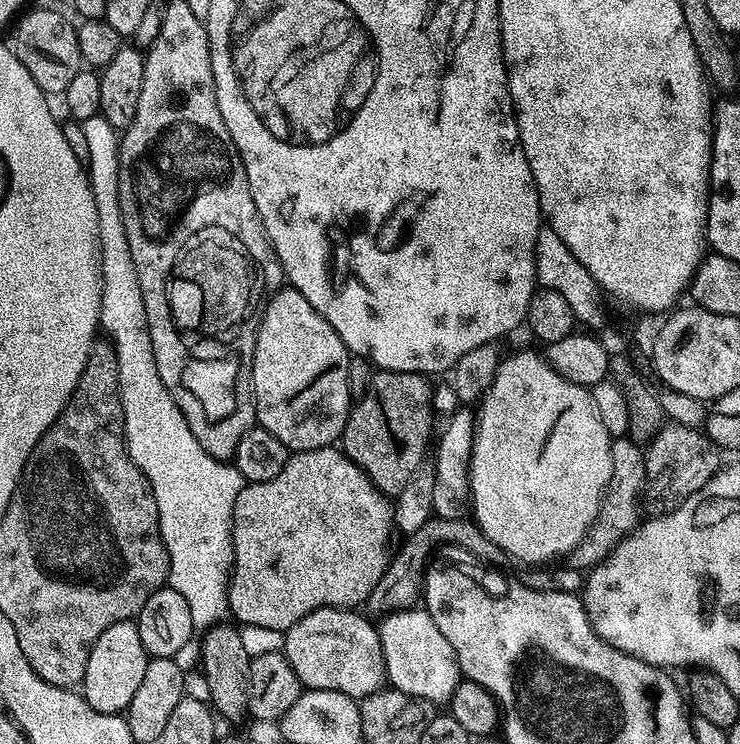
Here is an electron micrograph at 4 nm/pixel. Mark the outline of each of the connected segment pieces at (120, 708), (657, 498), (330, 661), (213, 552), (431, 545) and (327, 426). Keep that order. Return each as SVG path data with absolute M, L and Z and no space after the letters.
M123 620L110 626L110 630L102 630L102 638L94 642L86 662L82 685L84 701L102 714L115 716L123 713L130 706L131 699L145 677L149 659L148 651L142 646L140 629L133 621Z
M665 423L660 429L660 433L652 439L644 452L644 479L646 481L642 489L642 508L648 511L649 517L665 516L668 512L673 512L678 505L690 494L697 492L710 478L715 476L722 467L721 449L717 448L700 428L687 428L681 424Z
M322 607L306 614L306 618L284 633L284 657L305 689L334 690L359 702L385 687L383 648L377 625L360 614L346 608Z
M97 114L82 121L82 134L86 134L86 146L90 149L90 162L86 165L86 171L88 173L88 181L92 187L92 193L94 194L94 210L98 210L100 285L102 286L100 328L103 331L108 331L105 332L107 339L111 340L118 354L118 382L120 383L120 397L122 398L122 410L124 411L124 439L128 441L130 458L136 463L138 470L142 470L142 474L146 474L146 478L152 487L154 502L158 502L160 533L170 558L168 584L174 590L178 590L178 594L182 594L182 598L186 598L186 606L190 606L190 618L192 619L193 629L207 630L213 625L221 623L230 612L228 608L228 582L232 575L232 515L234 514L234 502L241 490L244 489L246 481L244 481L242 474L236 469L235 463L215 460L206 450L202 450L202 446L198 446L198 438L194 438L194 434L190 434L190 426L186 422L182 410L178 410L170 390L166 390L166 386L158 374L158 366L154 362L154 346L150 342L150 330L146 322L146 302L142 302L142 286L138 286L138 270L134 270L134 258L130 254L130 242L126 242L126 226L122 222L122 206L120 205L120 191L118 190L118 182L120 181L120 136L118 135L118 129L110 126L110 122L106 122L104 116Z
M433 518L426 521L418 531L411 533L405 540L408 541L400 549L399 547L395 549L378 586L374 586L374 590L368 595L366 608L369 608L367 611L373 617L380 618L385 614L415 609L421 603L424 573L434 553L441 546L464 548L469 557L477 556L478 559L485 560L488 564L504 564L509 563L510 560L510 557L498 545L490 542L490 538L486 538L486 534L480 532L479 526L472 518Z
M283 287L269 295L260 315L260 328L256 331L252 355L252 399L256 402L256 418L259 427L270 430L278 442L286 445L289 453L327 448L343 437L354 400L348 390L350 353L342 338L338 338L334 326L306 302L299 290Z

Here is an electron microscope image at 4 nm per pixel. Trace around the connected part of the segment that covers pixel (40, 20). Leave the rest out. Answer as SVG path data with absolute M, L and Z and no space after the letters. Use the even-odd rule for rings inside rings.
M36 8L33 12L25 11L19 17L20 25L16 28L14 51L18 62L30 70L30 78L38 82L44 93L66 90L74 74L82 70L76 28L60 12L51 12L48 8Z

